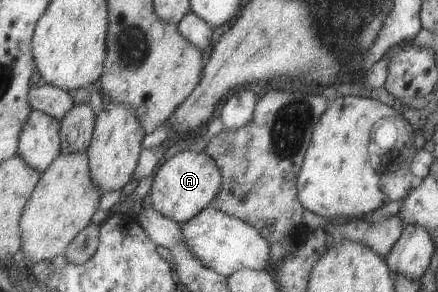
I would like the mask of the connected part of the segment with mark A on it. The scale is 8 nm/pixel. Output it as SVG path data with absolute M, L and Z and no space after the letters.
M196 148L178 152L168 158L153 175L151 192L146 201L165 217L169 217L177 223L185 223L204 207L209 206L216 193L219 193L221 174L207 153Z

